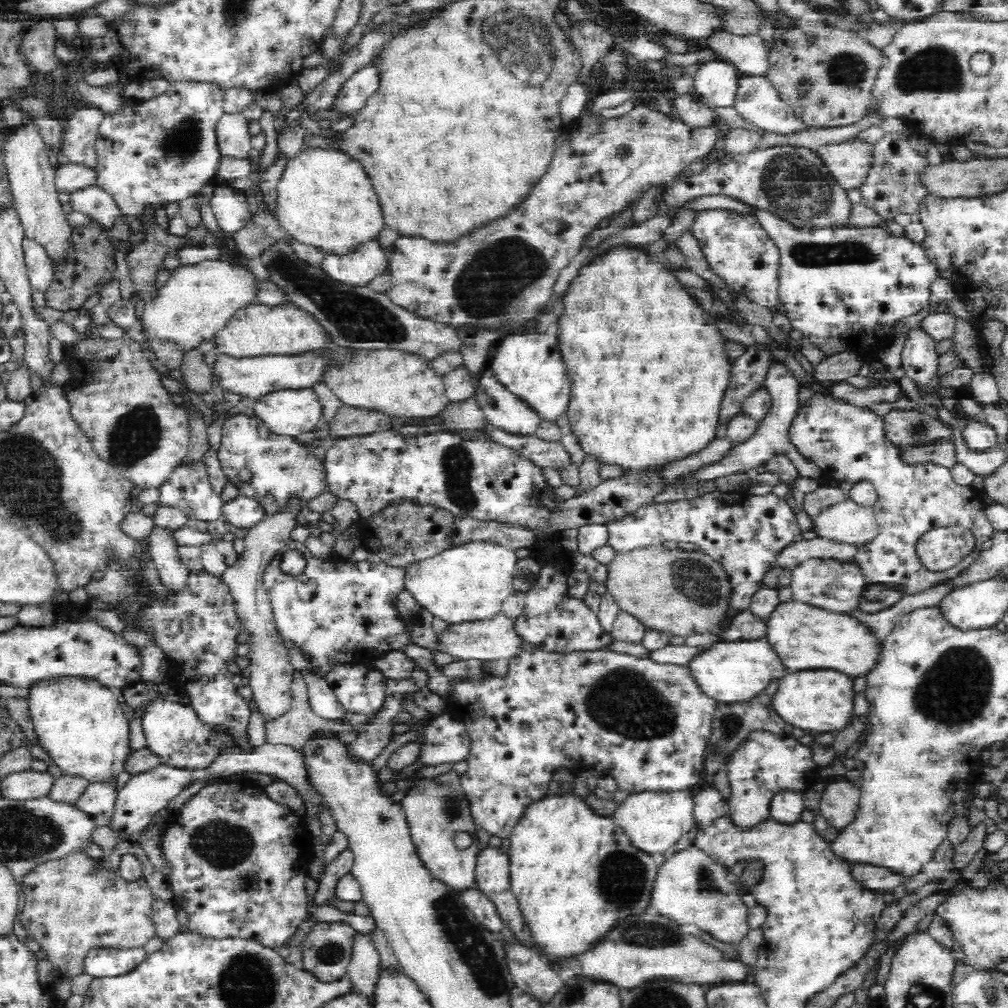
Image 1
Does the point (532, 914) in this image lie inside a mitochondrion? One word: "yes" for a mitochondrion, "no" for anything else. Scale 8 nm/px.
no

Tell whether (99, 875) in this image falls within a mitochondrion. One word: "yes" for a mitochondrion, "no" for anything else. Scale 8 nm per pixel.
no

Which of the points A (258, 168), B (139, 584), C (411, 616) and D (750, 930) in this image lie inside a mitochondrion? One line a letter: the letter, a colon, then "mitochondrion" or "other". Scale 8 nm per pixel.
A: other
B: other
C: mitochondrion
D: other

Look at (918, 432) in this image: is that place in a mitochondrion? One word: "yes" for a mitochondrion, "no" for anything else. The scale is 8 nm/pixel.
yes

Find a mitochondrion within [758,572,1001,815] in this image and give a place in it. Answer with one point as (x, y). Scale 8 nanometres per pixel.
(955, 689)

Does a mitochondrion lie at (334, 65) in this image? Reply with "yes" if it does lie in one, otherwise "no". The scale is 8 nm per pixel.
no

